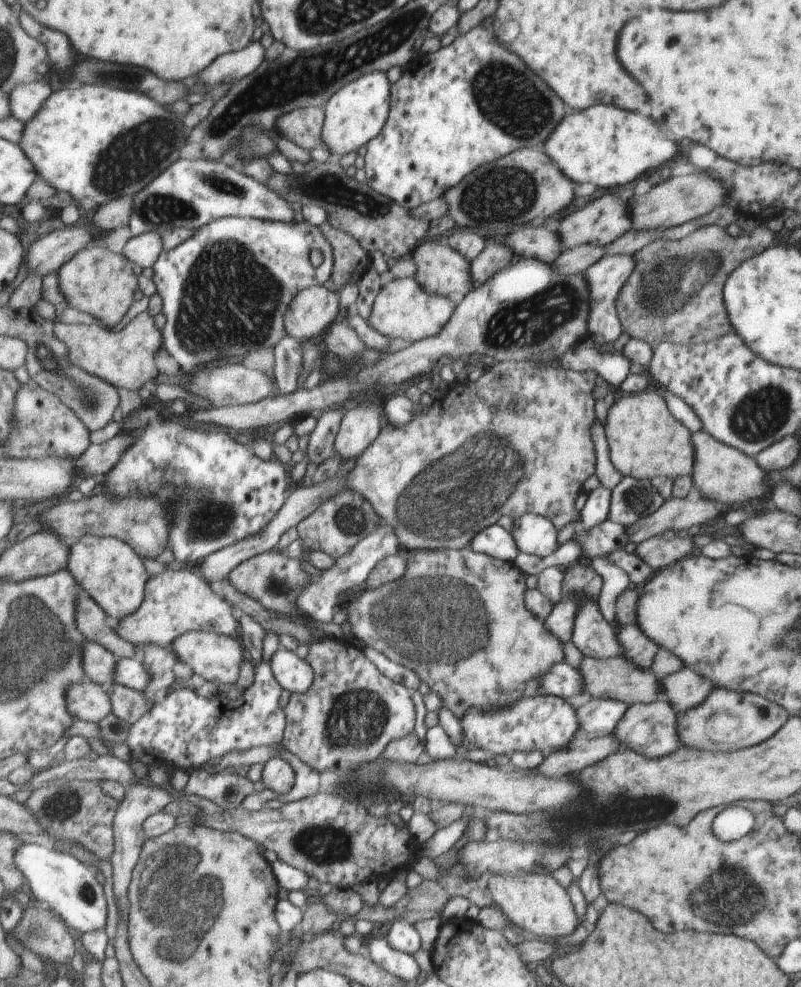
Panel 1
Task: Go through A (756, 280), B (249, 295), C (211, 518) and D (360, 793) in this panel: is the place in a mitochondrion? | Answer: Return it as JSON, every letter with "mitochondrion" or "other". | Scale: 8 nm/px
{"A":"other","B":"mitochondrion","C":"mitochondrion","D":"mitochondrion"}

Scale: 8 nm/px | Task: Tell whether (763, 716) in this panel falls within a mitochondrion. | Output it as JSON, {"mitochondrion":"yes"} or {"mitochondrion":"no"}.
{"mitochondrion":"yes"}

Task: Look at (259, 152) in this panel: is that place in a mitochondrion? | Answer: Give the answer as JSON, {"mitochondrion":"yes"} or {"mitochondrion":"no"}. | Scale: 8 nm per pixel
{"mitochondrion":"yes"}

